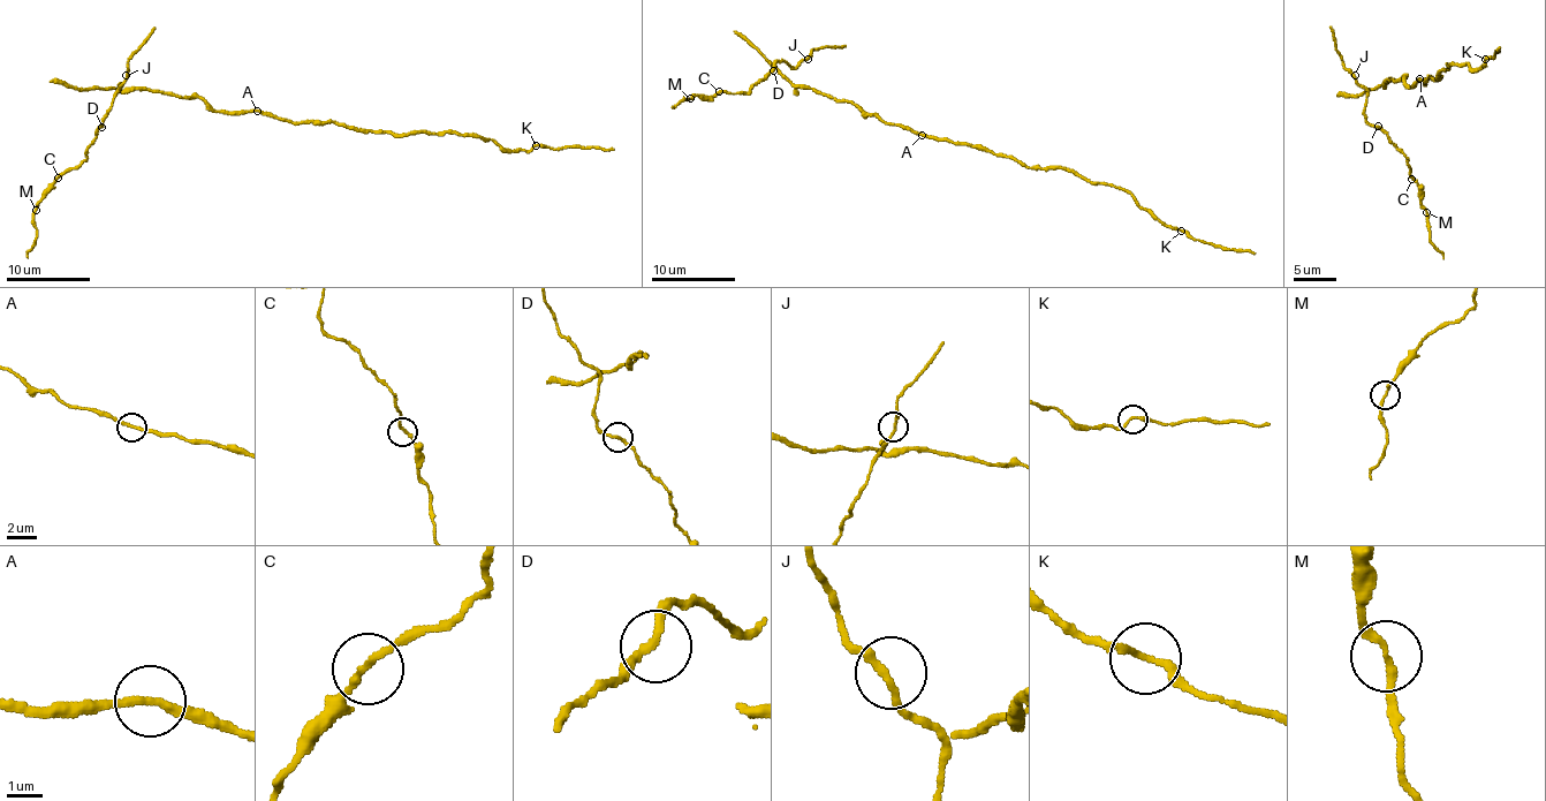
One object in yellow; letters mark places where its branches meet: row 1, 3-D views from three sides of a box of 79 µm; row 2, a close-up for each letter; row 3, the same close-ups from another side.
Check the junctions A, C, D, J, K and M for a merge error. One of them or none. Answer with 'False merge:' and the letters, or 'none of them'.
False merge: none of them

